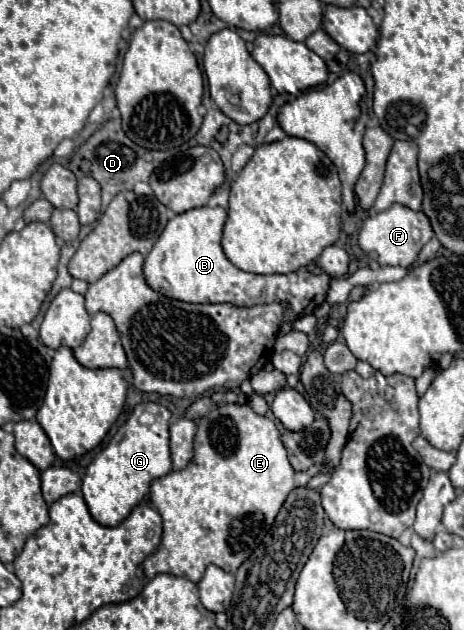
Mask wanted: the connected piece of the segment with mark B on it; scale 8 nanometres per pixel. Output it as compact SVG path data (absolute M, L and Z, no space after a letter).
M201 206L173 216L153 250L145 256L143 274L147 284L169 298L191 304L233 304L237 308L251 308L271 302L287 302L295 316L315 312L327 298L331 284L329 274L311 274L299 268L291 274L251 274L235 268L221 250L221 232L227 212L219 206Z

